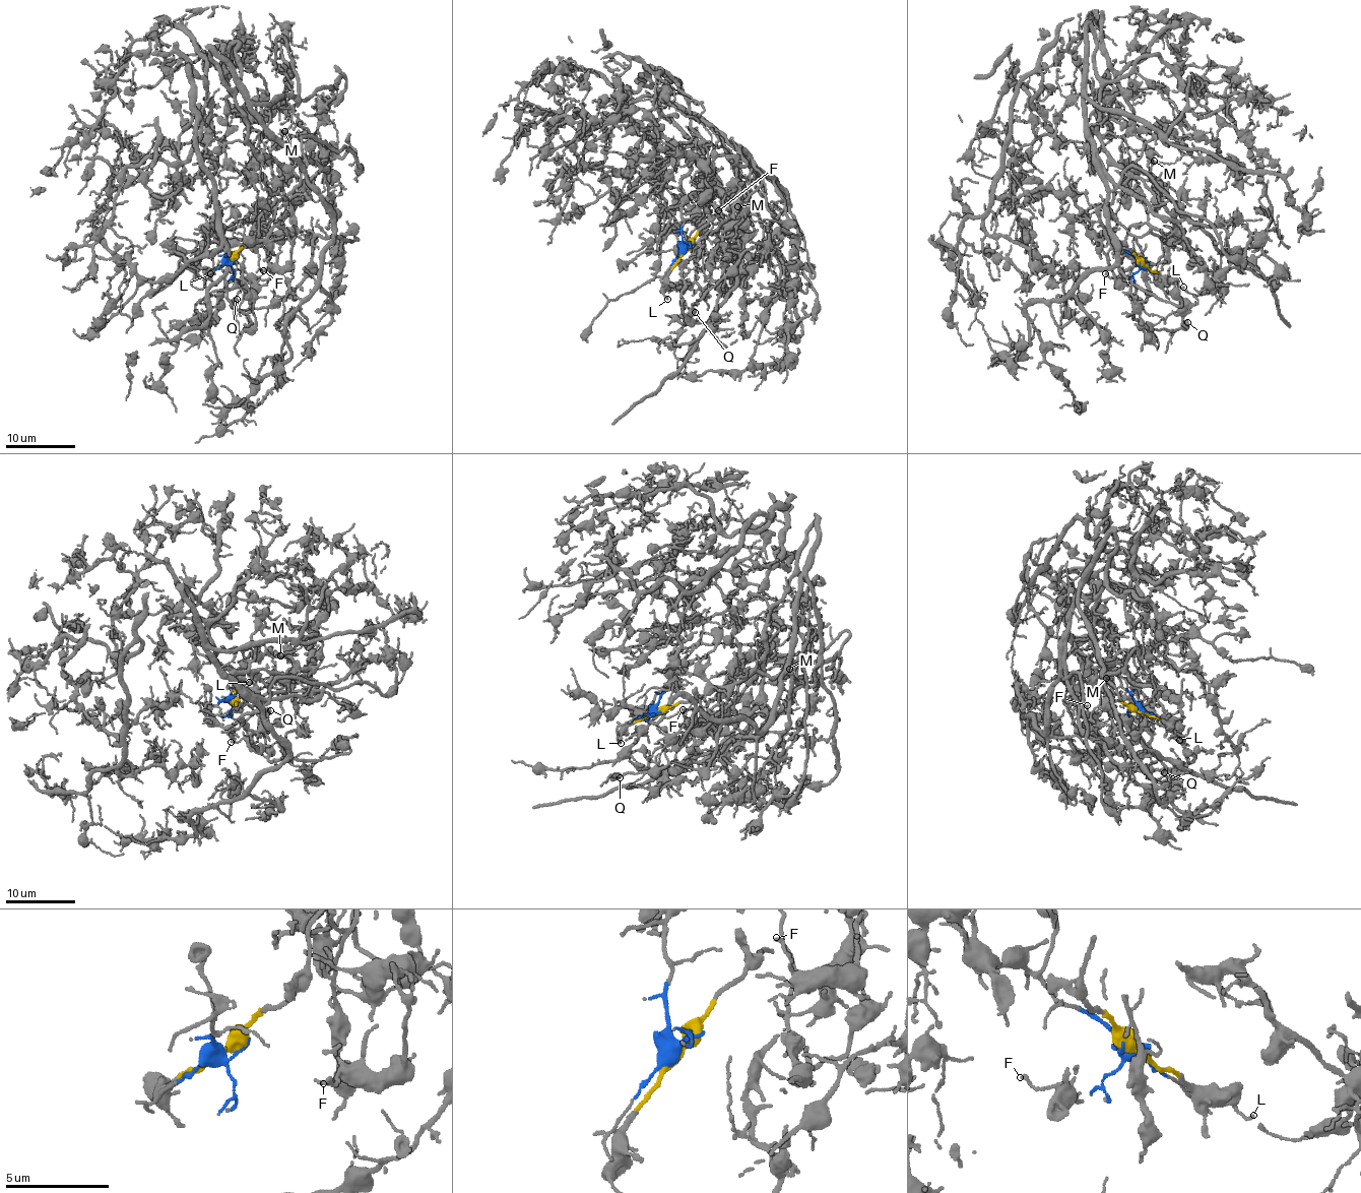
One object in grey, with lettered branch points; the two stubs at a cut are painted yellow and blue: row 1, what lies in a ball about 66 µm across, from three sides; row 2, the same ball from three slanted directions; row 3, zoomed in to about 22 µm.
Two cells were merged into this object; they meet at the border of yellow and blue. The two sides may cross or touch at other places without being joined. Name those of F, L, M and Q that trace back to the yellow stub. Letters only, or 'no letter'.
L

